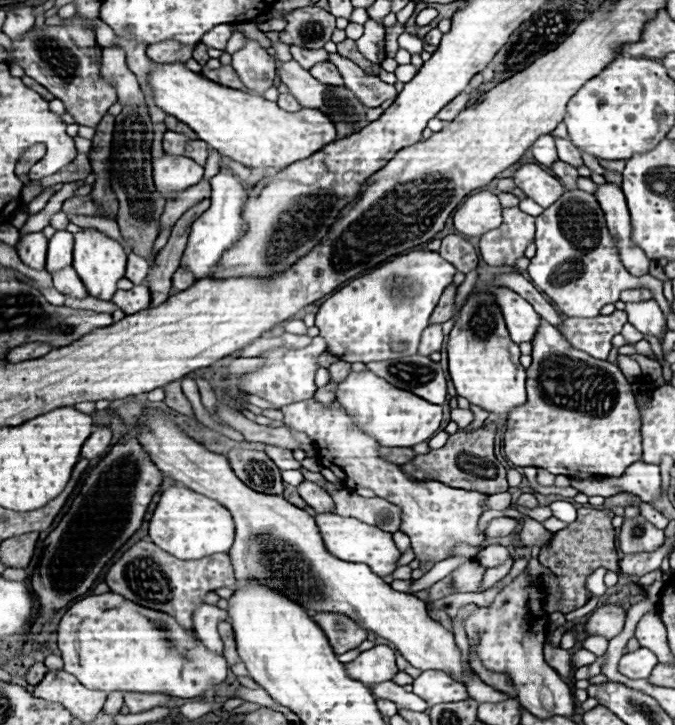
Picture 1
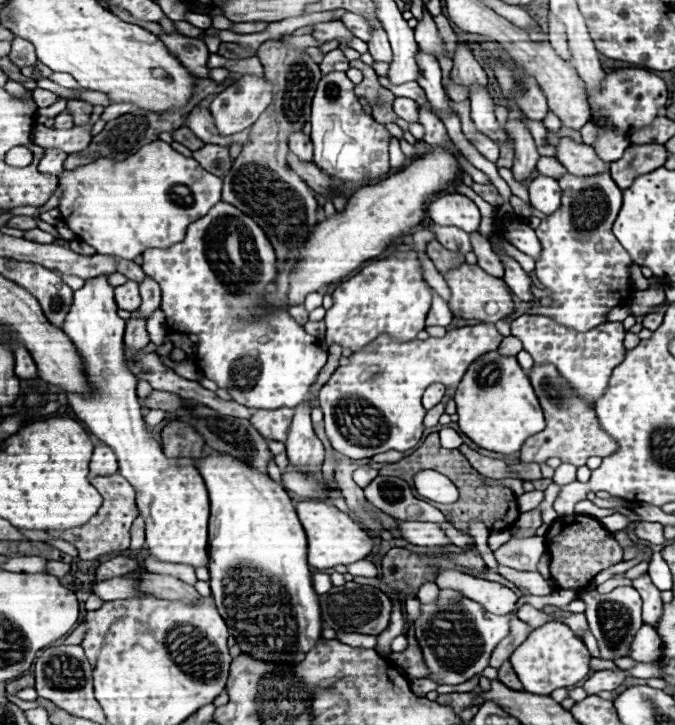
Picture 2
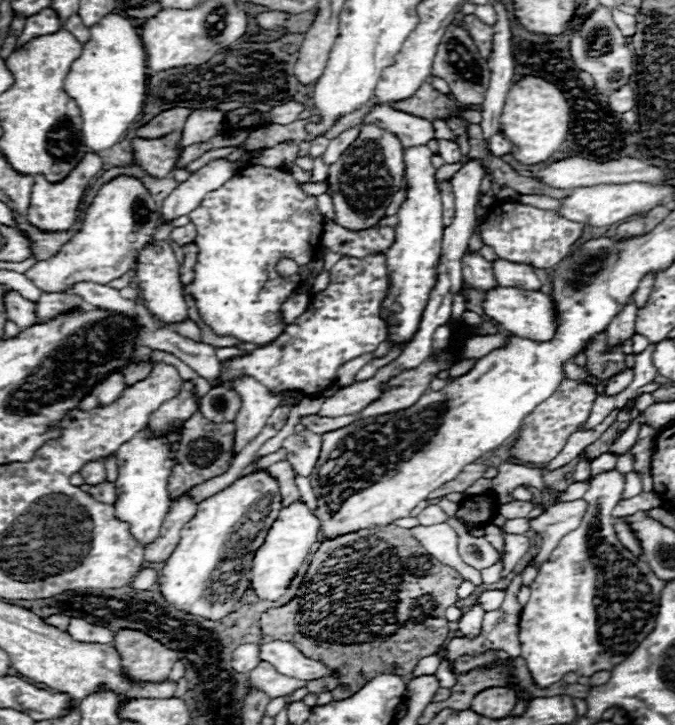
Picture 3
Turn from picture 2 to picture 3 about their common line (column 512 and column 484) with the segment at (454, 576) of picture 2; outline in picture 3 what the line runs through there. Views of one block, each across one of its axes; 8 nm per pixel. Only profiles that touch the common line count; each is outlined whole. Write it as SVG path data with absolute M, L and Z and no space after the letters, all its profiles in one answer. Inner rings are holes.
M504 590L482 592L480 598L478 598L478 604L482 604L482 608L484 608L486 612L490 612L490 610L498 610L502 602L504 602Z

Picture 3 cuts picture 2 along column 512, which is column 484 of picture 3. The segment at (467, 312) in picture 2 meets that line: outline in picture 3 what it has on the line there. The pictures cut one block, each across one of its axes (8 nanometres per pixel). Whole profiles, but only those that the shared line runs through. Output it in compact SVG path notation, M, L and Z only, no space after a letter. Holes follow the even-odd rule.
M498 286L494 292L486 292L484 312L490 320L494 320L502 330L512 332L520 338L530 338L536 342L552 340L558 328L556 320L556 306L548 294L542 292L522 292L516 288L502 288Z

